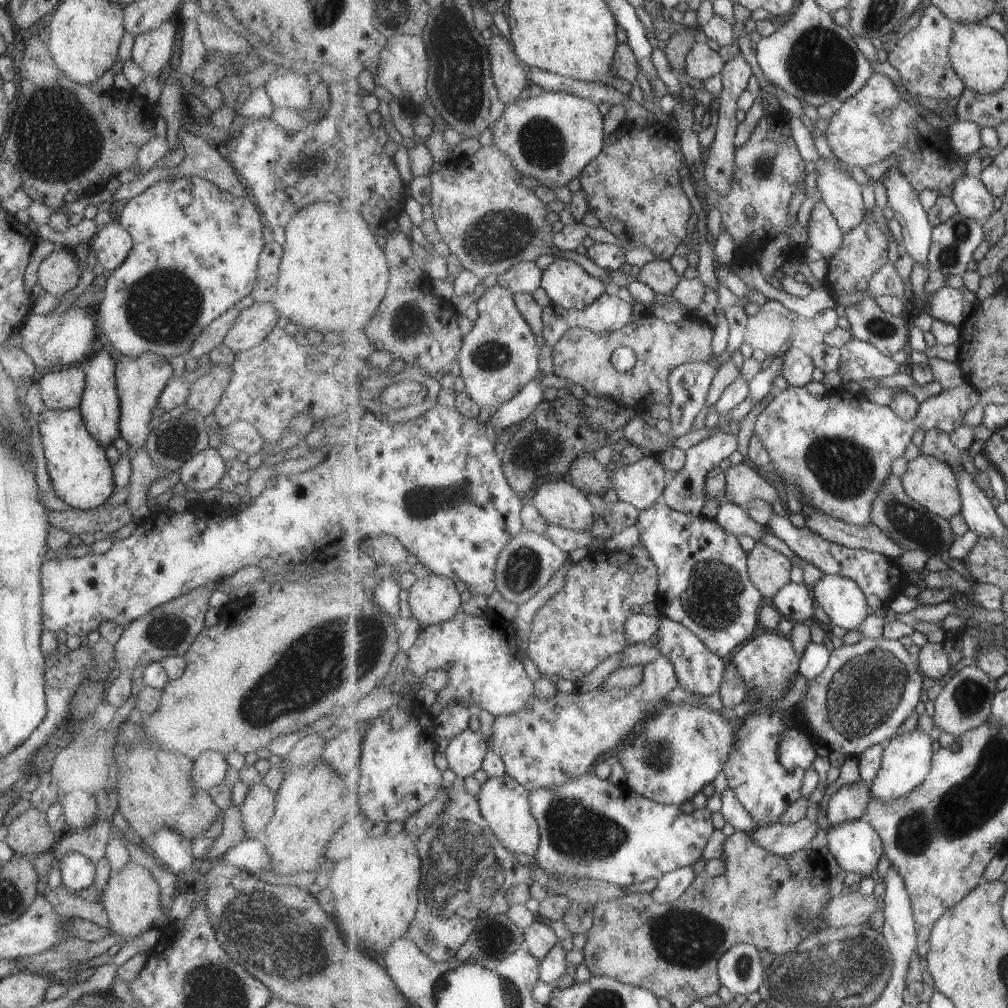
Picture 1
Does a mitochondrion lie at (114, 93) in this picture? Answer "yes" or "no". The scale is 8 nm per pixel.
no

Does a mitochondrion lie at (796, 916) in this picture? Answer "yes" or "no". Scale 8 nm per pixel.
yes

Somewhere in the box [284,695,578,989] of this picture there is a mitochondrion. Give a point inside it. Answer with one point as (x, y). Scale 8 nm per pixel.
(466, 871)

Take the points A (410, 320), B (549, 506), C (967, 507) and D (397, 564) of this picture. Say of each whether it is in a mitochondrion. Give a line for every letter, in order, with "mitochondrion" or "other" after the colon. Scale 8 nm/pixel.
A: mitochondrion
B: other
C: other
D: other

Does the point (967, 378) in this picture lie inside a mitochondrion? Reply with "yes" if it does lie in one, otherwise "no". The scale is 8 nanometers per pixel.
no

